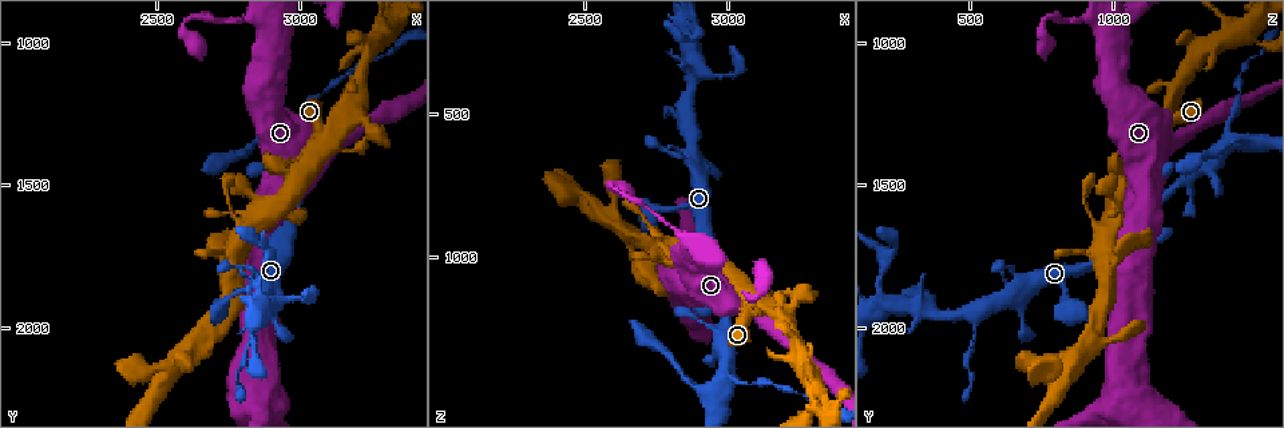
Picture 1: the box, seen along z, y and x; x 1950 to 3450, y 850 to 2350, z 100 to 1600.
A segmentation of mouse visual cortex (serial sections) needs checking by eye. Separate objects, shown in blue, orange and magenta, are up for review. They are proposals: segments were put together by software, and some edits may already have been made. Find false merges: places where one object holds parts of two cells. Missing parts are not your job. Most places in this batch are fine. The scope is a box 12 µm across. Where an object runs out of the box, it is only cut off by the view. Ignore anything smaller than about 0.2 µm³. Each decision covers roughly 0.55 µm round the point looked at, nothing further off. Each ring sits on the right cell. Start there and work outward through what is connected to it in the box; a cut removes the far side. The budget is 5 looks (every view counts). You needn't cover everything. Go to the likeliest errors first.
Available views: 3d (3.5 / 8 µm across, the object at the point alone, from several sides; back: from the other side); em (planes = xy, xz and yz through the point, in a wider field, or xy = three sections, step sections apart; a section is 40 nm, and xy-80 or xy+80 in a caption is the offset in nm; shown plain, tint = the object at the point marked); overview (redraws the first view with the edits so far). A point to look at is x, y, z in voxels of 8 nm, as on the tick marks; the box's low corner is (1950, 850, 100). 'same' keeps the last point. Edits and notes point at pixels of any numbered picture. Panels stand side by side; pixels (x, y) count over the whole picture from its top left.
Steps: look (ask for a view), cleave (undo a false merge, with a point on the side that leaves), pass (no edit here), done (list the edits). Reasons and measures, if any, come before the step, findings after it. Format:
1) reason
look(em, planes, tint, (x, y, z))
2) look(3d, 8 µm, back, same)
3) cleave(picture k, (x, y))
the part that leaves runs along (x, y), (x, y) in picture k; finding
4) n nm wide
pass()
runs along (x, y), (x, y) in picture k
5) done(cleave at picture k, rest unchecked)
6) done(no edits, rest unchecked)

a narrow waist
look(3d, 3.5 µm, (3080, 1180, 1450))

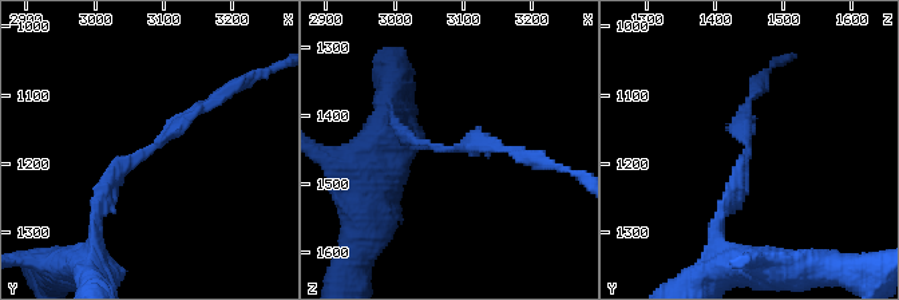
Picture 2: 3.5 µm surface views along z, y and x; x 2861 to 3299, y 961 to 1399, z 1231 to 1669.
look(em, xy, step 2, tint, (3080, 1175, 1445))

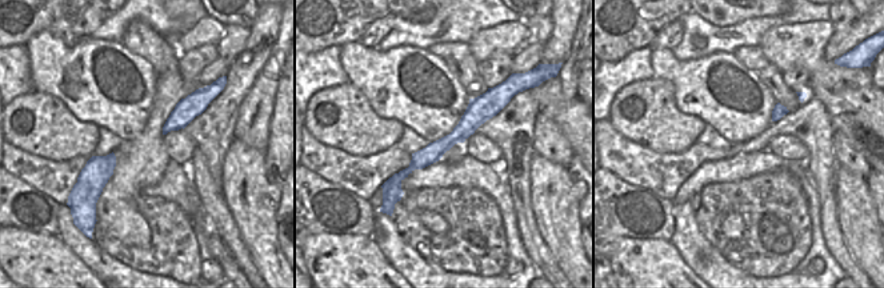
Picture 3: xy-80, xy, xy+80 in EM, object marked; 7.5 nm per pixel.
another direction
look(em, xy, step 3, tint, same)

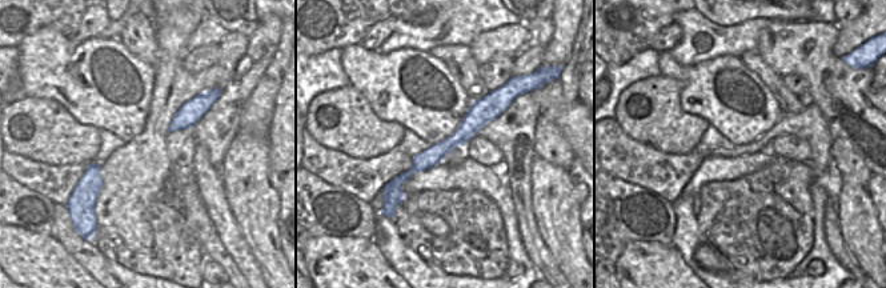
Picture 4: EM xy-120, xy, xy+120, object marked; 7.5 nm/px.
pass()
one cell here

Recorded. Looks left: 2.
sharp bend
look(3d, 3.5 µm, back, (3300, 980, 1490))

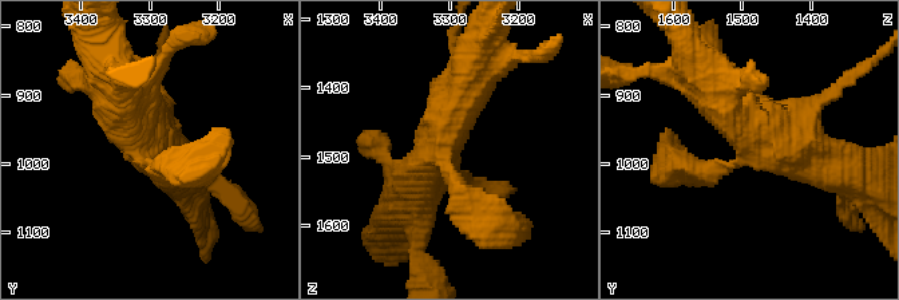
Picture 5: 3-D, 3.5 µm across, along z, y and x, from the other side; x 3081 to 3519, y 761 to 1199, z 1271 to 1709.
4 arms; arms of 200, 250, 450, 500 nm; need the tissue
look(em, xy, step 2, tint, (3310, 995, 1480))

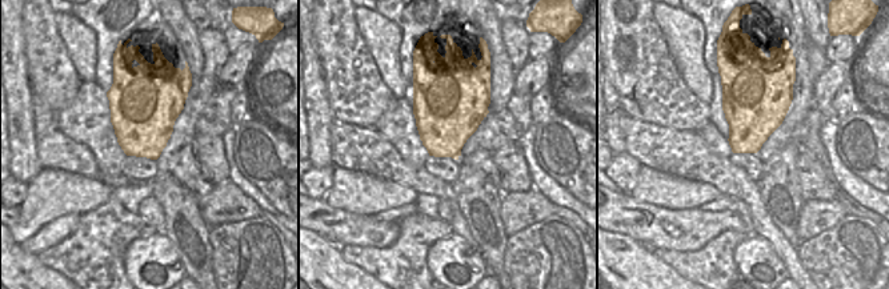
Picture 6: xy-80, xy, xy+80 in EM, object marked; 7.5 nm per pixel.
pass()
one cell here

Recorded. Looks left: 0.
done(no edits, rest unchecked)

